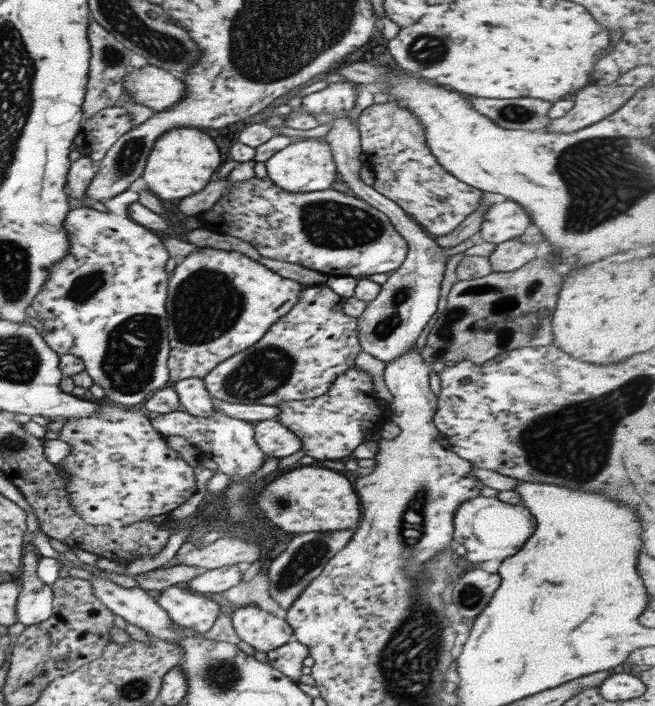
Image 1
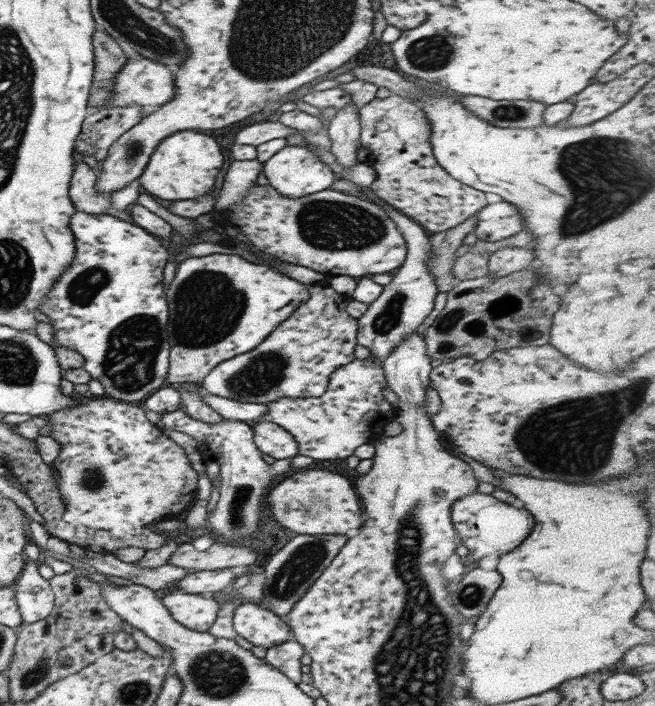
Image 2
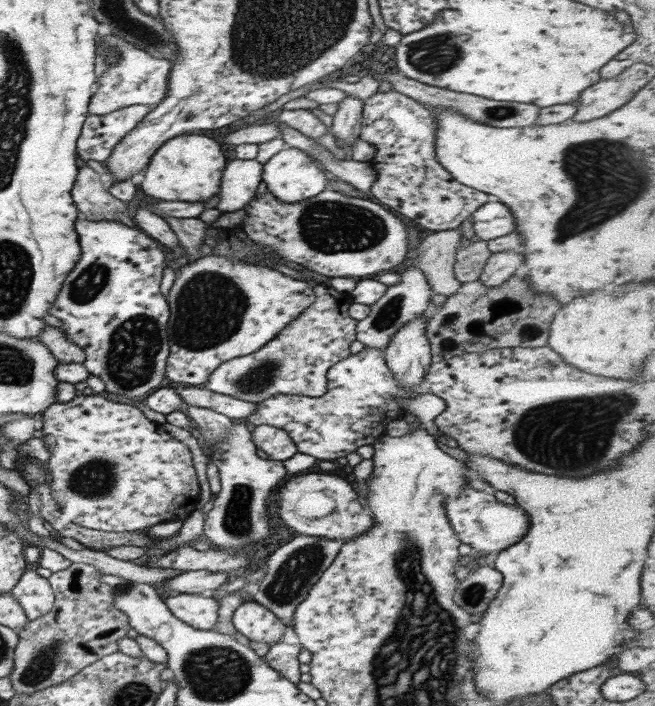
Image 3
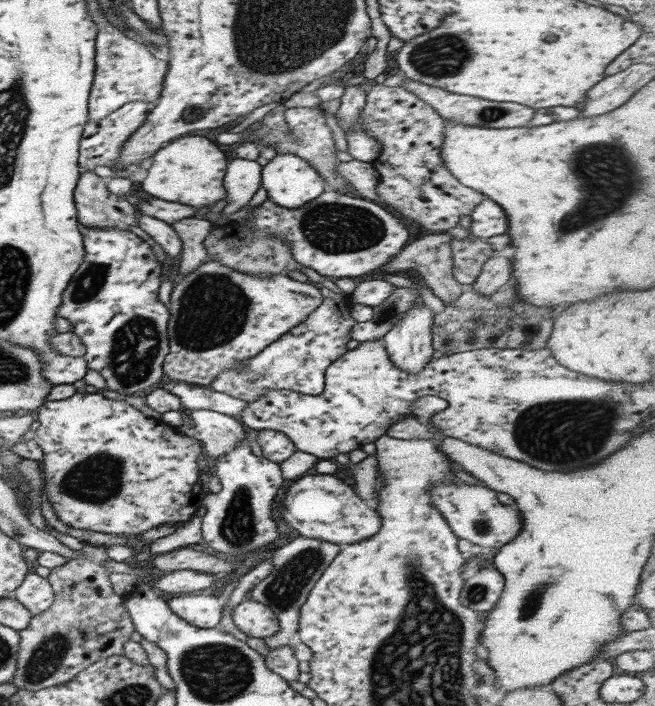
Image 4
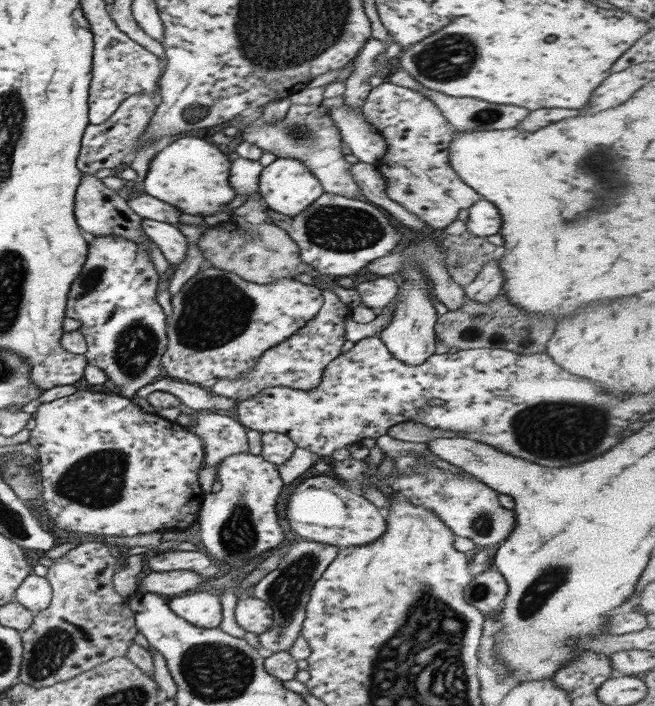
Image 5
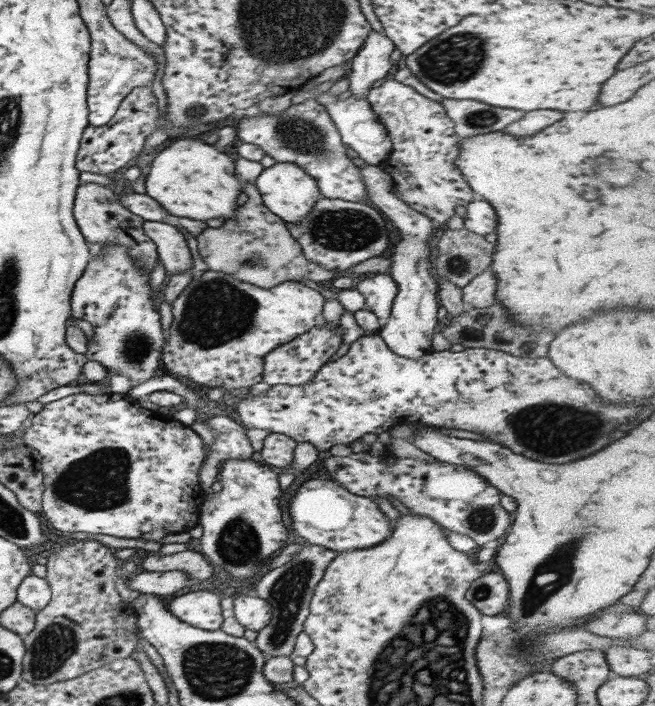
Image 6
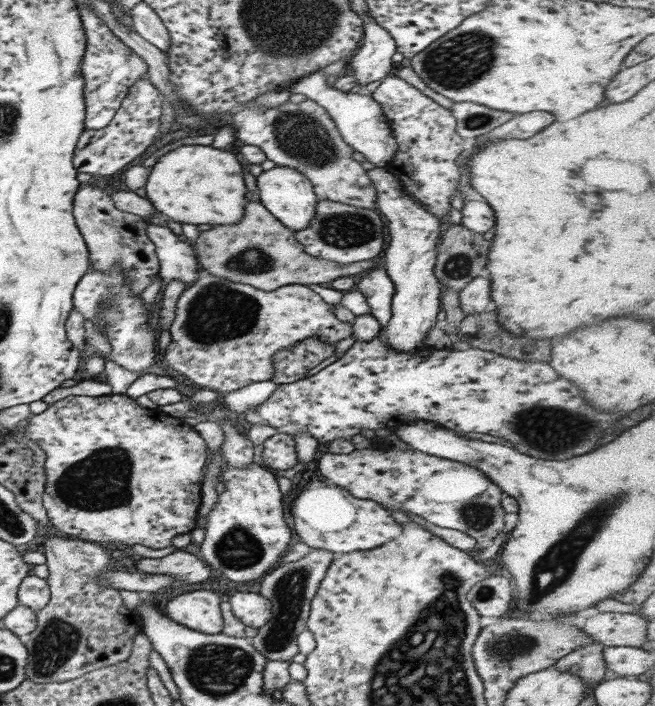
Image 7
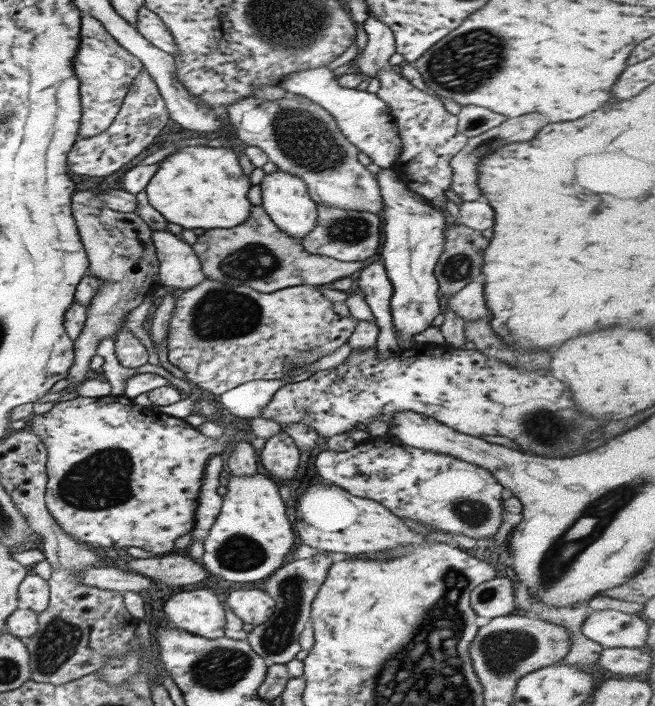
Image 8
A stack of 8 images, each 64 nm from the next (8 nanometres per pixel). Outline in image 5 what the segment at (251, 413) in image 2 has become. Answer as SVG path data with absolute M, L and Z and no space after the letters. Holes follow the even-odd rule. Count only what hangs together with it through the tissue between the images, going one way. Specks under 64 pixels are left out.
M171 377L158 378L154 382L147 384L137 390L136 395L147 398L150 393L162 391L169 392L181 400L190 411L197 412L204 409L210 410L230 410L234 408L239 401L231 398L215 395L214 393L204 390L204 387L193 385L186 381L178 381Z

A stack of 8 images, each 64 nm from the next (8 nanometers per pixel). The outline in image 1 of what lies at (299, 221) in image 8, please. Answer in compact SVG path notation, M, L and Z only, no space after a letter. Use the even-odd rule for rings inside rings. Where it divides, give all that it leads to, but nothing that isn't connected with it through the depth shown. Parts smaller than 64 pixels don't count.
M306 140L290 143L265 162L267 177L288 192L316 192L330 189L334 184L337 166L326 141Z

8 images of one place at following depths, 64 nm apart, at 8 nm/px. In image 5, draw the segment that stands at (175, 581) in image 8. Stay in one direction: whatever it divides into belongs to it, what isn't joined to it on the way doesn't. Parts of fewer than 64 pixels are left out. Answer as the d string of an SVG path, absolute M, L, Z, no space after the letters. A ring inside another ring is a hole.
M166 551L158 552L148 560L150 571L170 572L171 570L187 570L201 574L205 578L214 578L220 572L220 566L214 564L212 557L203 552Z

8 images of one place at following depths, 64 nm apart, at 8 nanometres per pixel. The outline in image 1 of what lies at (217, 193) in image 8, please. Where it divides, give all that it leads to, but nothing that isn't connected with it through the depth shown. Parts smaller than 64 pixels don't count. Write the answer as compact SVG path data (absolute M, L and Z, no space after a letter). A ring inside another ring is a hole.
M174 128L154 143L141 176L146 188L164 201L186 198L200 192L220 168L222 156L214 140L196 128Z

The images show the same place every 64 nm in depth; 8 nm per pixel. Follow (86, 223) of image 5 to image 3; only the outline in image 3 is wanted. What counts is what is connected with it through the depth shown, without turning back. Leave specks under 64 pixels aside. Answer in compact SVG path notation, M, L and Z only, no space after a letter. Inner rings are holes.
M88 165L79 168L71 195L80 215L93 221L119 221L116 214L128 213L128 203L105 190L100 176Z

